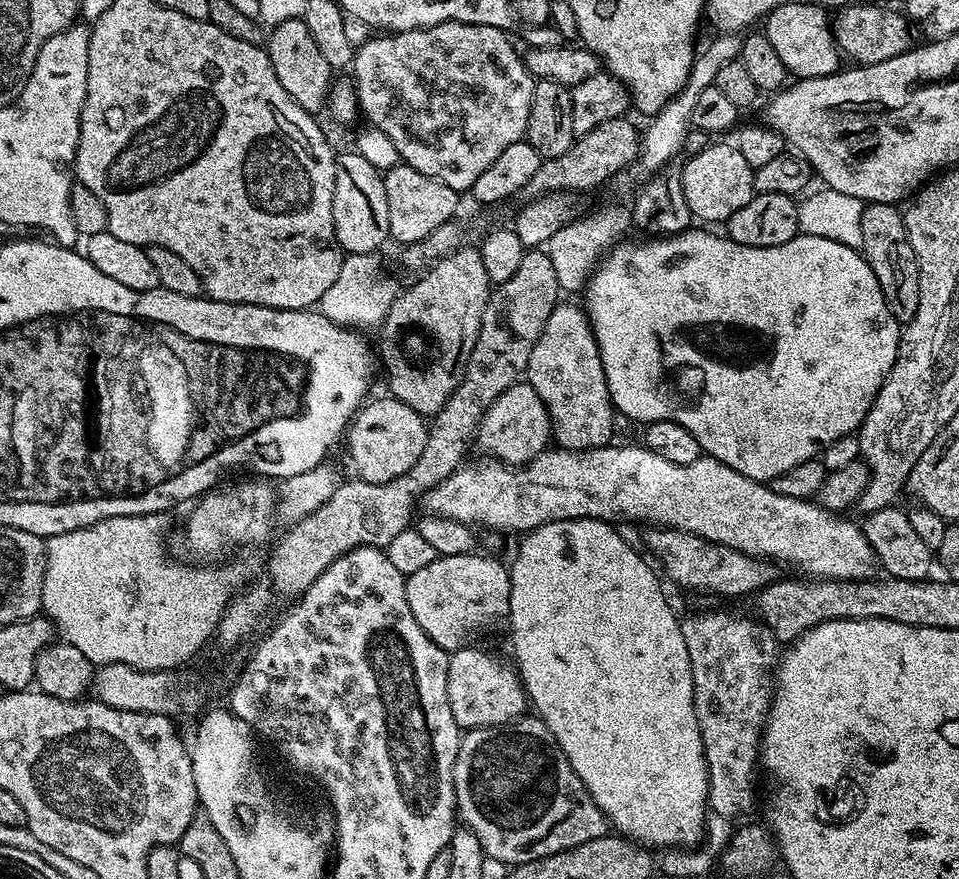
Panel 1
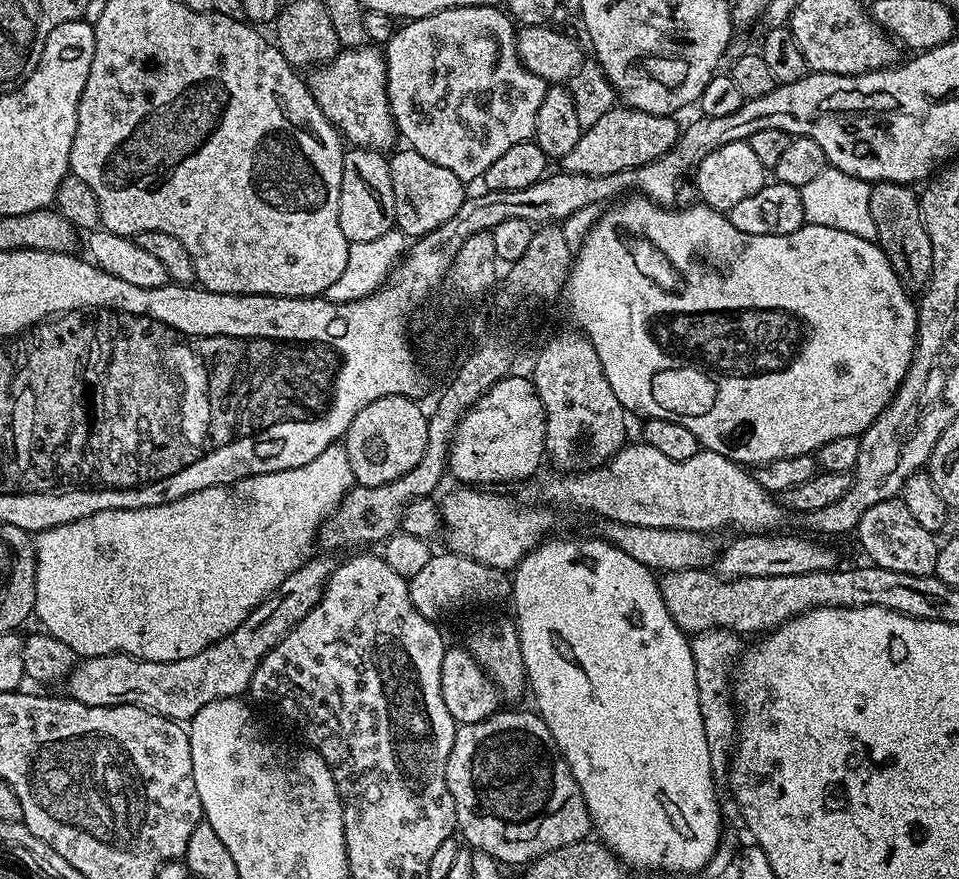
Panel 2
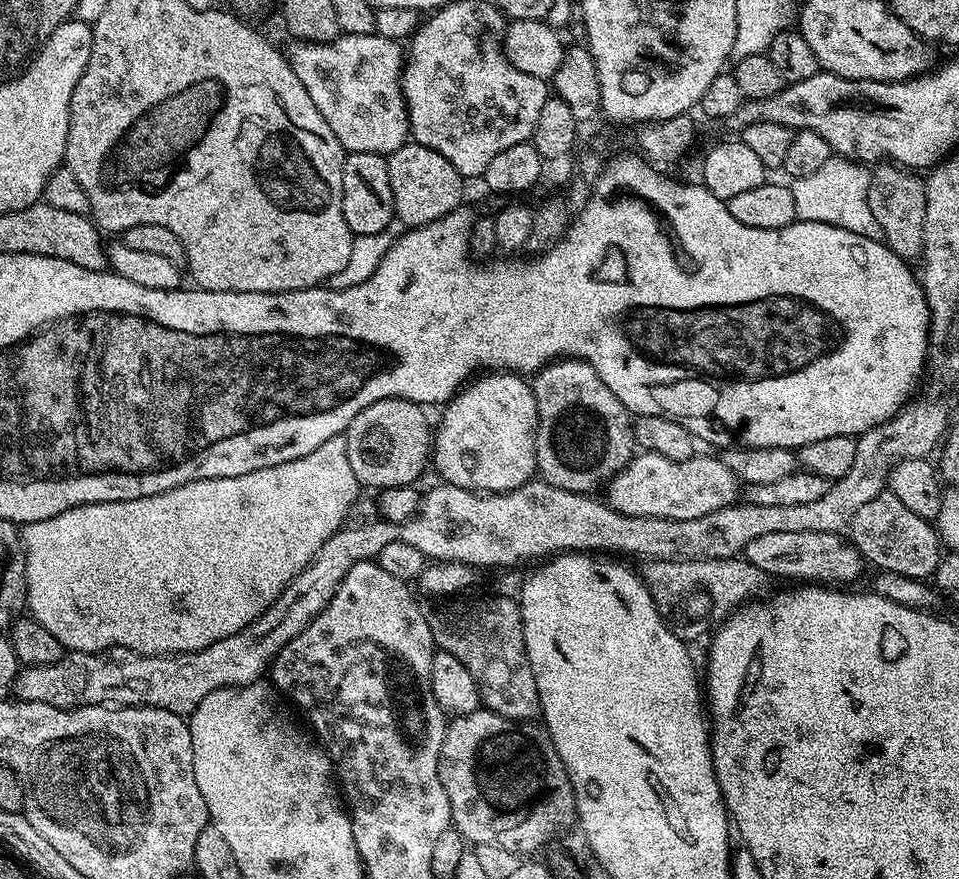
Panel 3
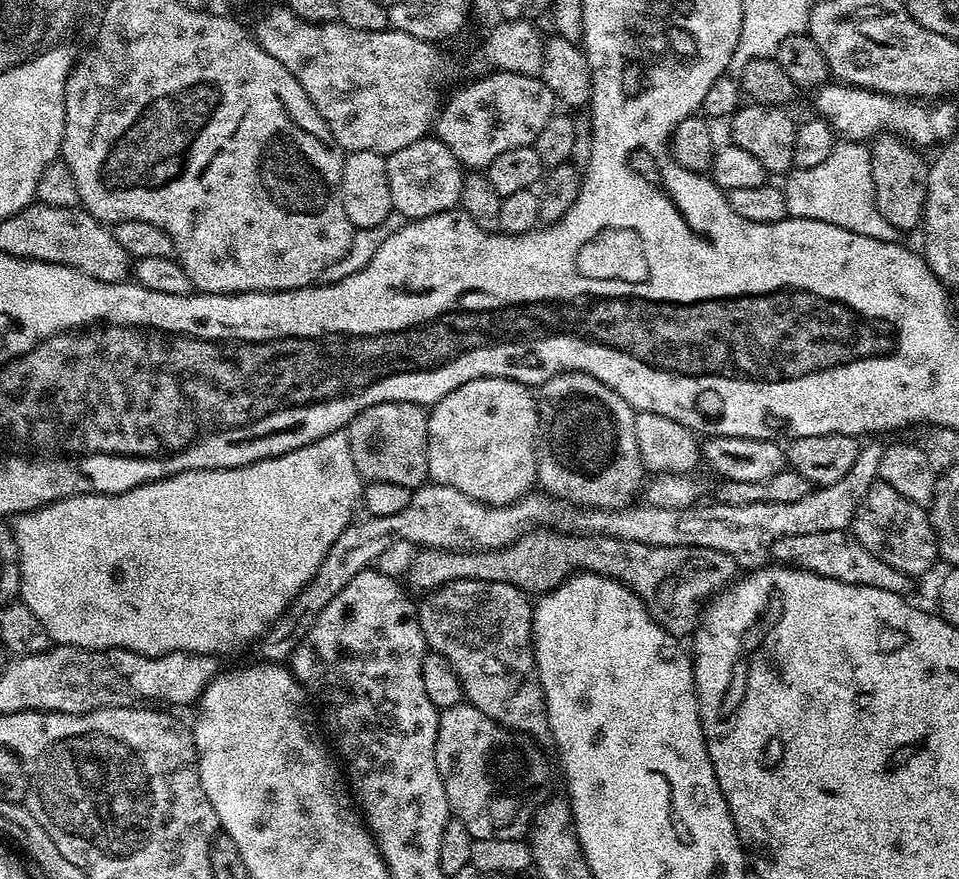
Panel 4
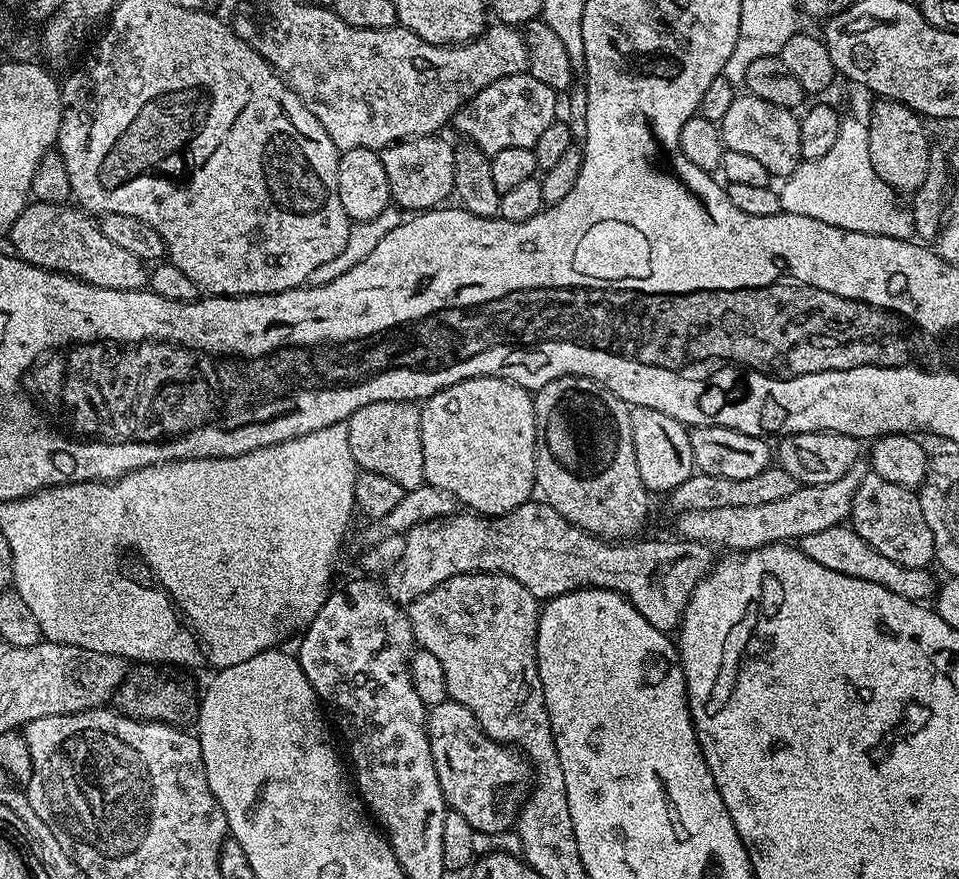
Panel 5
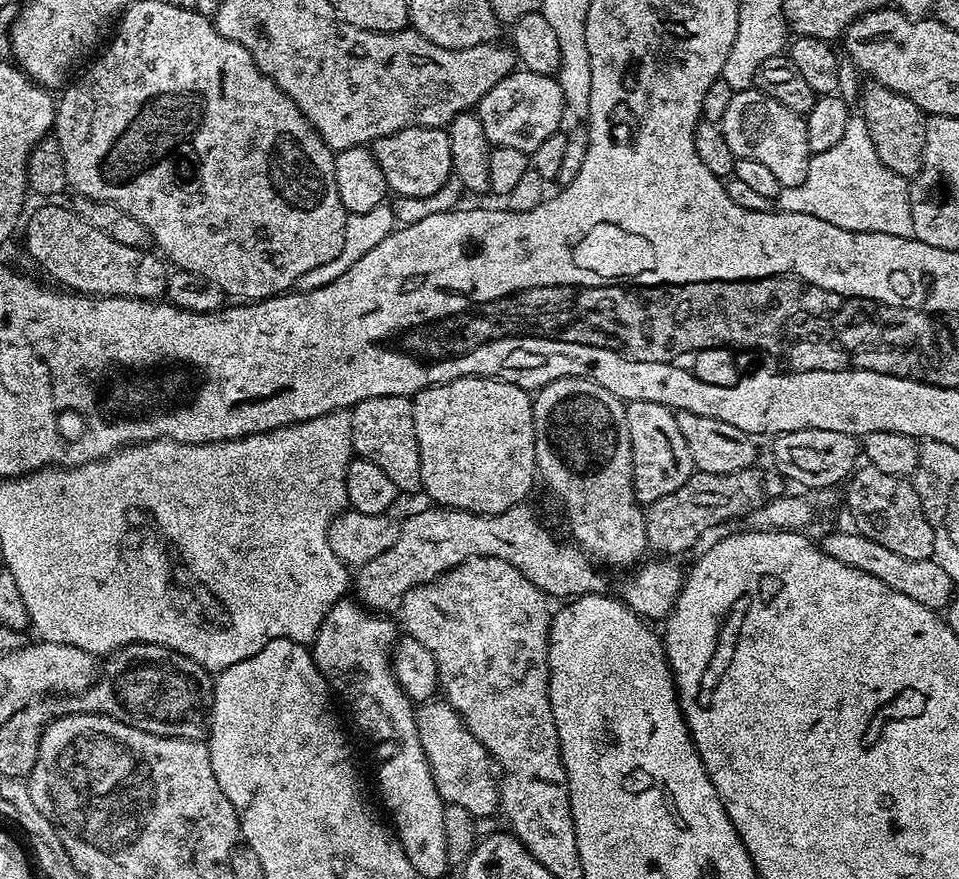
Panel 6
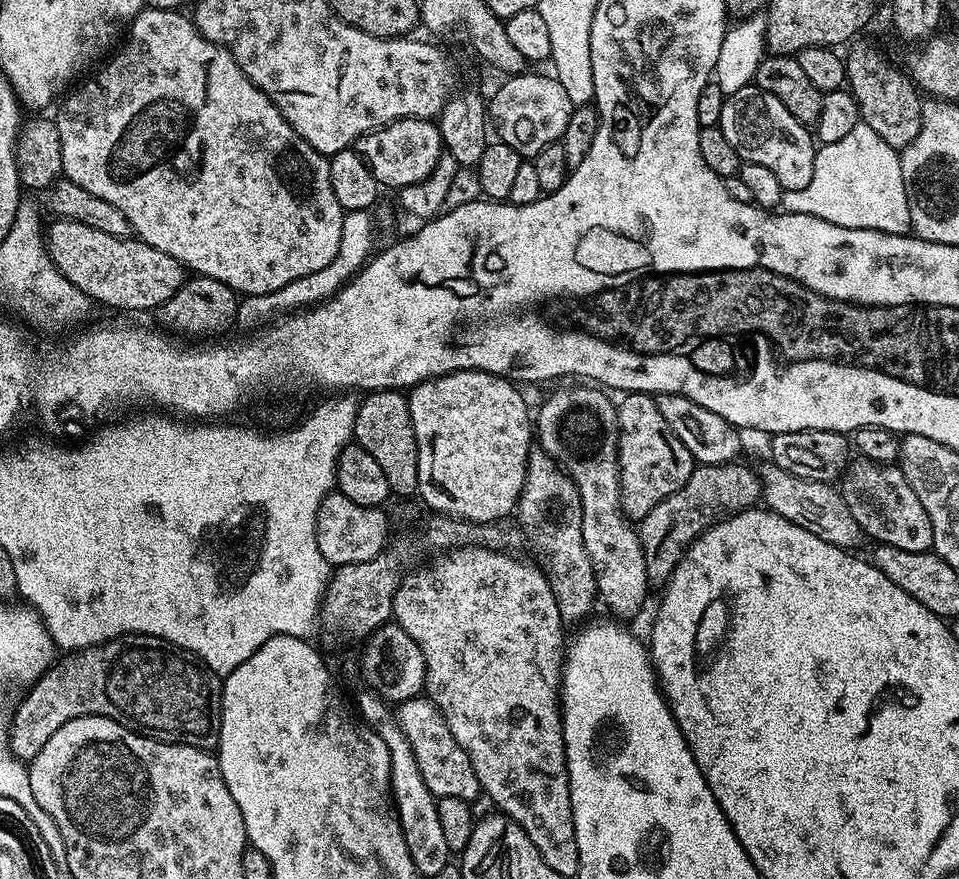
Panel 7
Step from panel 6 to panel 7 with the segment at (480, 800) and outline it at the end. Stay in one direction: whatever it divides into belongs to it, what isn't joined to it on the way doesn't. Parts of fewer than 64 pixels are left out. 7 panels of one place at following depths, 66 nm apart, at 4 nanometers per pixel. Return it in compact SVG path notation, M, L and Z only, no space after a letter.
M423 695L408 700L395 709L394 715L402 734L406 734L406 742L410 742L410 750L414 750L414 762L418 762L418 774L422 774L422 782L437 798L458 798L475 801L482 789L478 782L478 774L462 746L450 734L450 726L446 726L446 718L434 706L434 702Z

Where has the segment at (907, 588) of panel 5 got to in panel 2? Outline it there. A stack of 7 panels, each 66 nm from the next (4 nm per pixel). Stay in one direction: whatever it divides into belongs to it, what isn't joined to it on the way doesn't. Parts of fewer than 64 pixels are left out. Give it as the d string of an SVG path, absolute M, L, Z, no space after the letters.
M740 534L737 540L723 545L718 556L719 575L729 579L738 578L778 578L786 574L810 574L811 572L831 572L837 567L836 556L816 538L806 540L800 536L780 536L781 534Z

